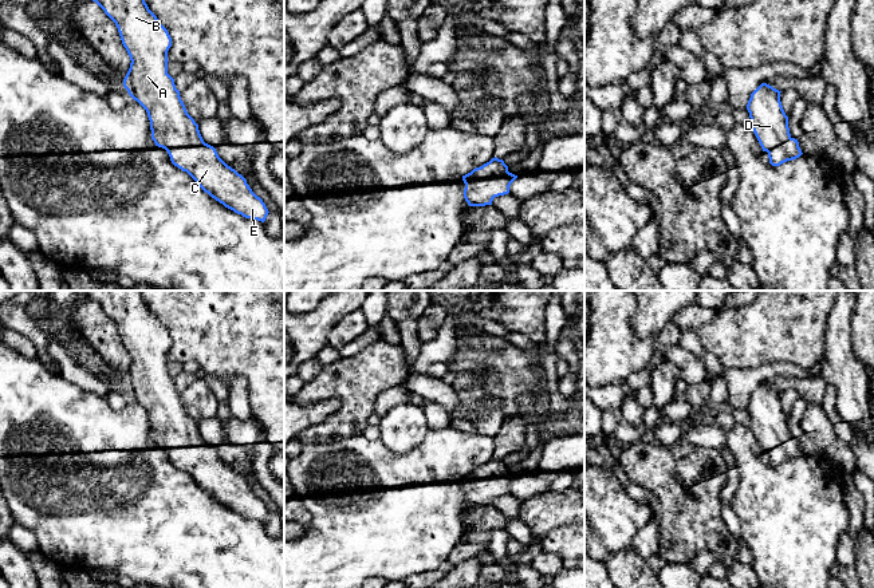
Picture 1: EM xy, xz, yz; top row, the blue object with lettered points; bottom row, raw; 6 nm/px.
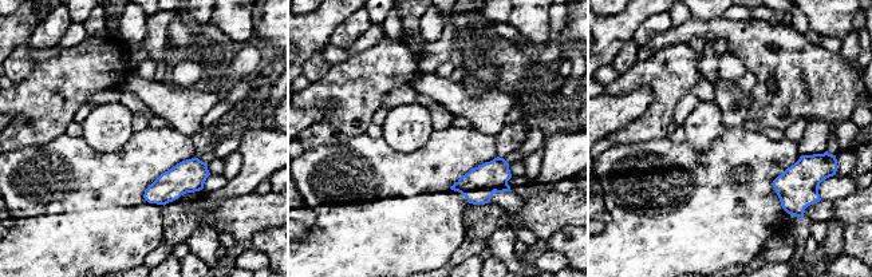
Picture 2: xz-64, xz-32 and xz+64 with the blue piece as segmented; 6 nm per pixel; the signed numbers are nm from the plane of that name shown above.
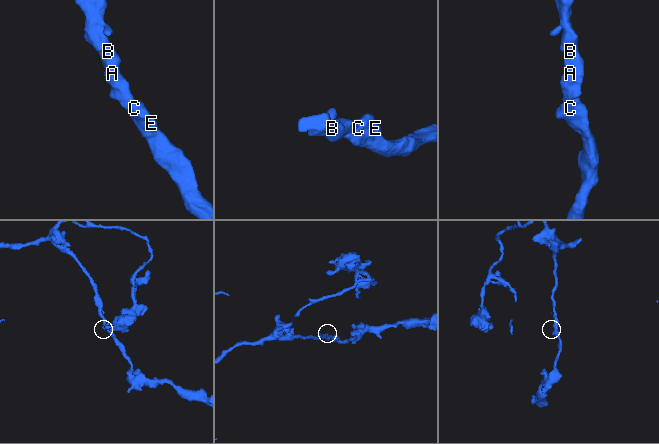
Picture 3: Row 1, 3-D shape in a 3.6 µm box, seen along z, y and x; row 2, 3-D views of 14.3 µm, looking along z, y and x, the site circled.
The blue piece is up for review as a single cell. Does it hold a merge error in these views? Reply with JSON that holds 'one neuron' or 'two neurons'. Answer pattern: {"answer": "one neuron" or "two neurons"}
{"answer": "one neuron"}

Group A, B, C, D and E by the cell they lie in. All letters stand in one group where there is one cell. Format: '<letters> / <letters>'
A B C D E

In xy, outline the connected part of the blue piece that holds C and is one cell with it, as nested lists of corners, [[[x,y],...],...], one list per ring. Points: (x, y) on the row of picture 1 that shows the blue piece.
[[[92,0],[115,23],[130,56],[123,87],[147,113],[151,139],[212,198],[245,218],[264,222],[268,209],[247,179],[204,142],[168,74],[172,38],[145,0]]]

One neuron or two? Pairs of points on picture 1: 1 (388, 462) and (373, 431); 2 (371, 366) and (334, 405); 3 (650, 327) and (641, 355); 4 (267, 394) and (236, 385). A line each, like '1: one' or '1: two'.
1: two
2: two
3: two
4: two

